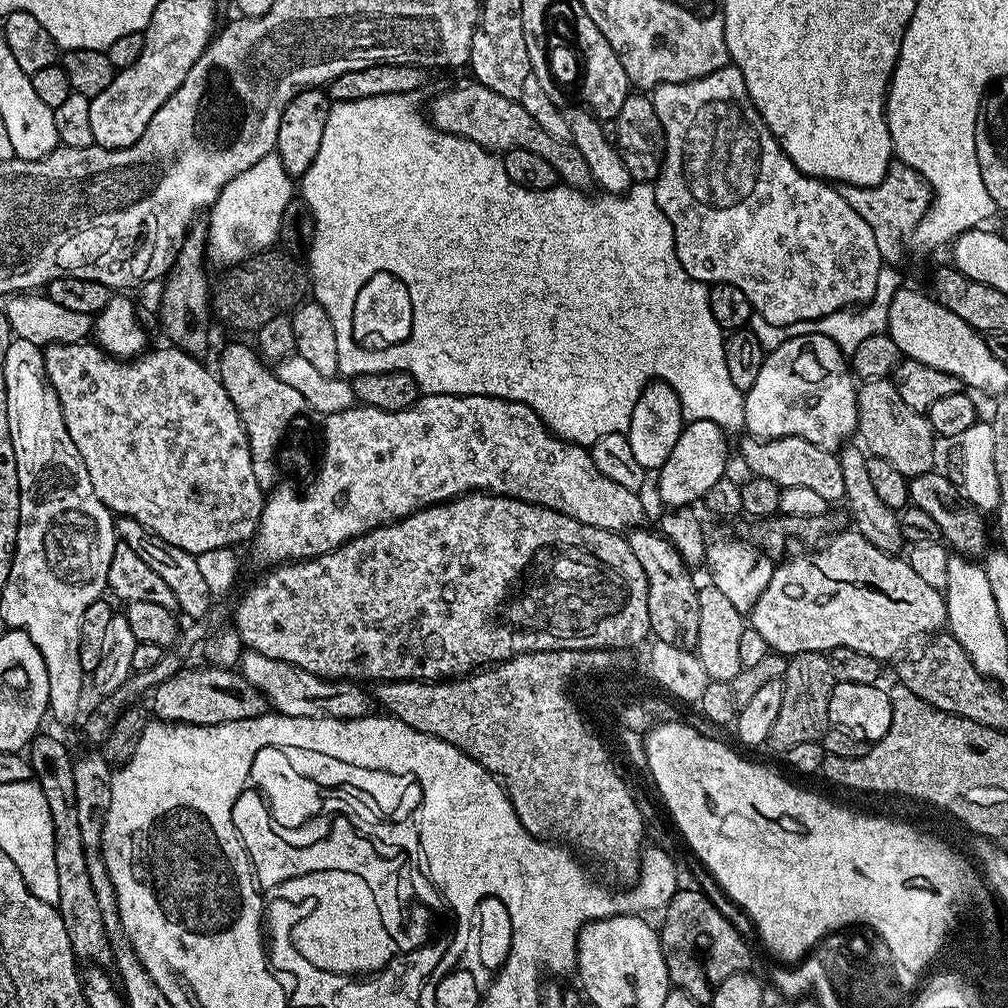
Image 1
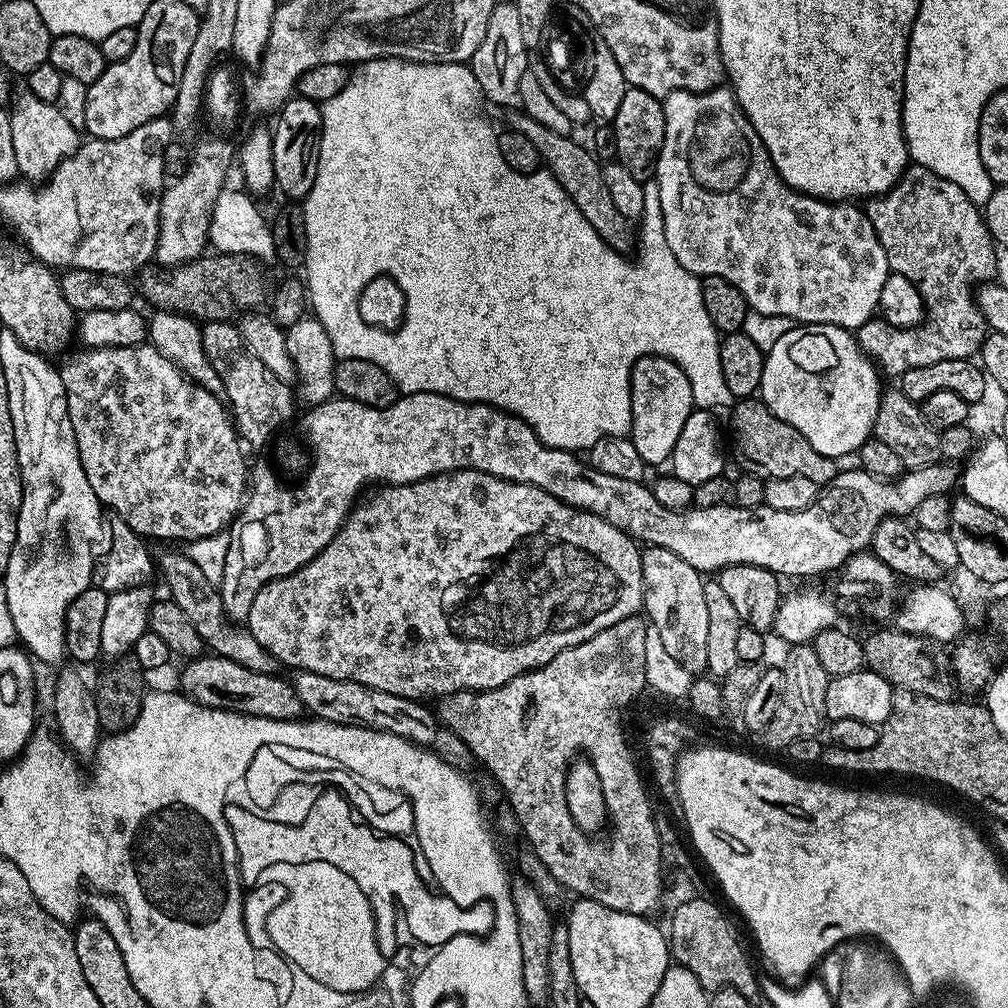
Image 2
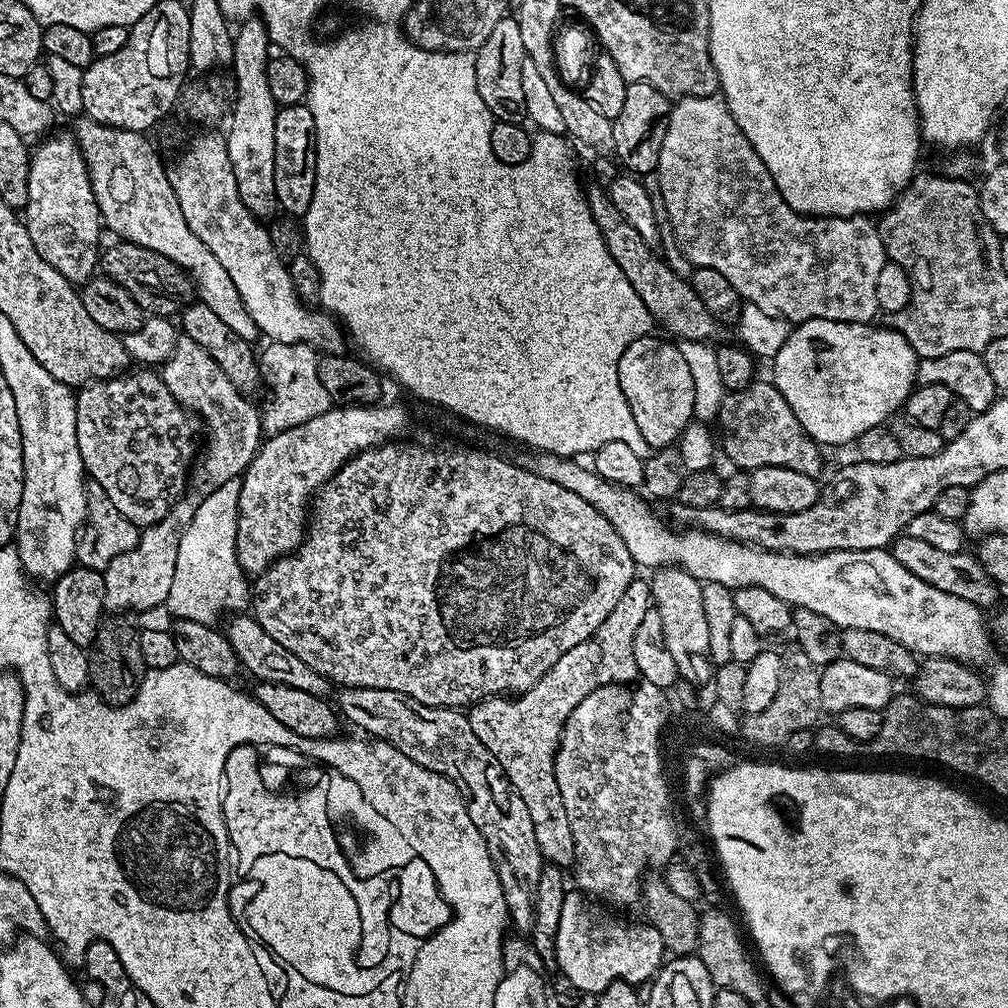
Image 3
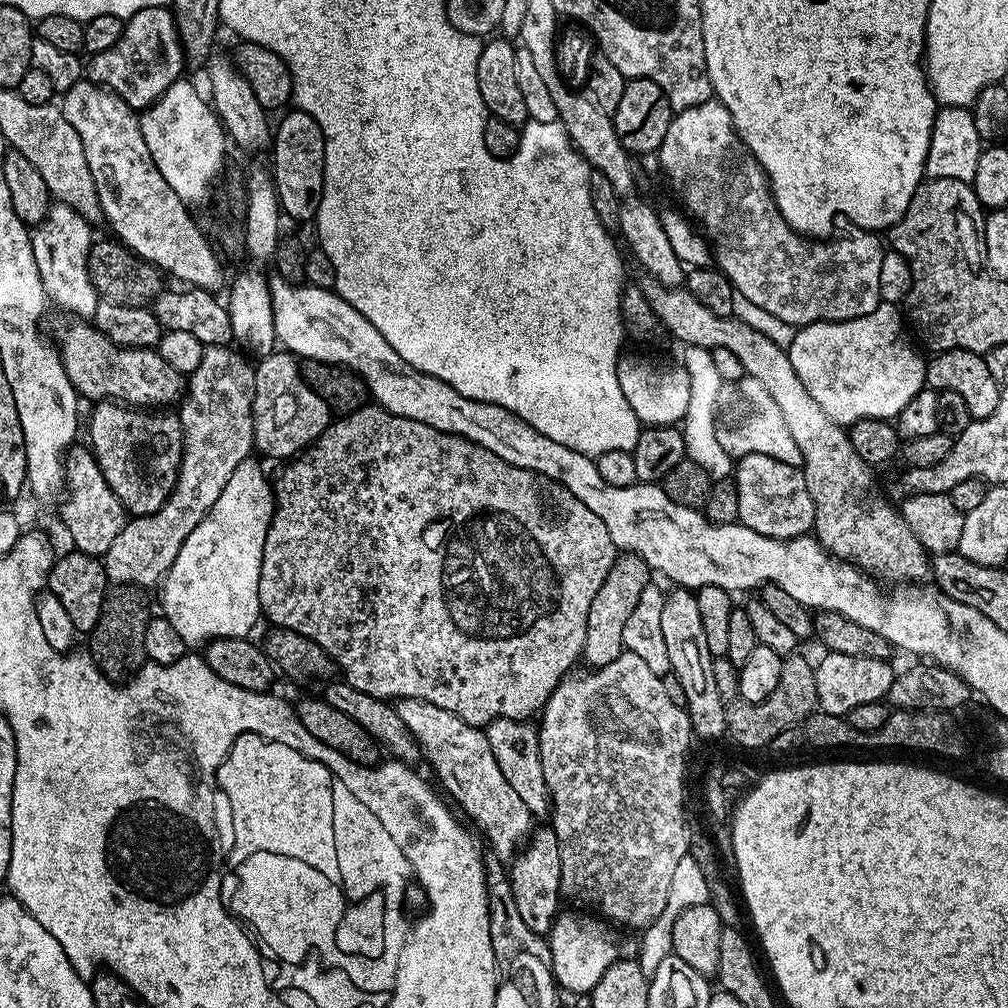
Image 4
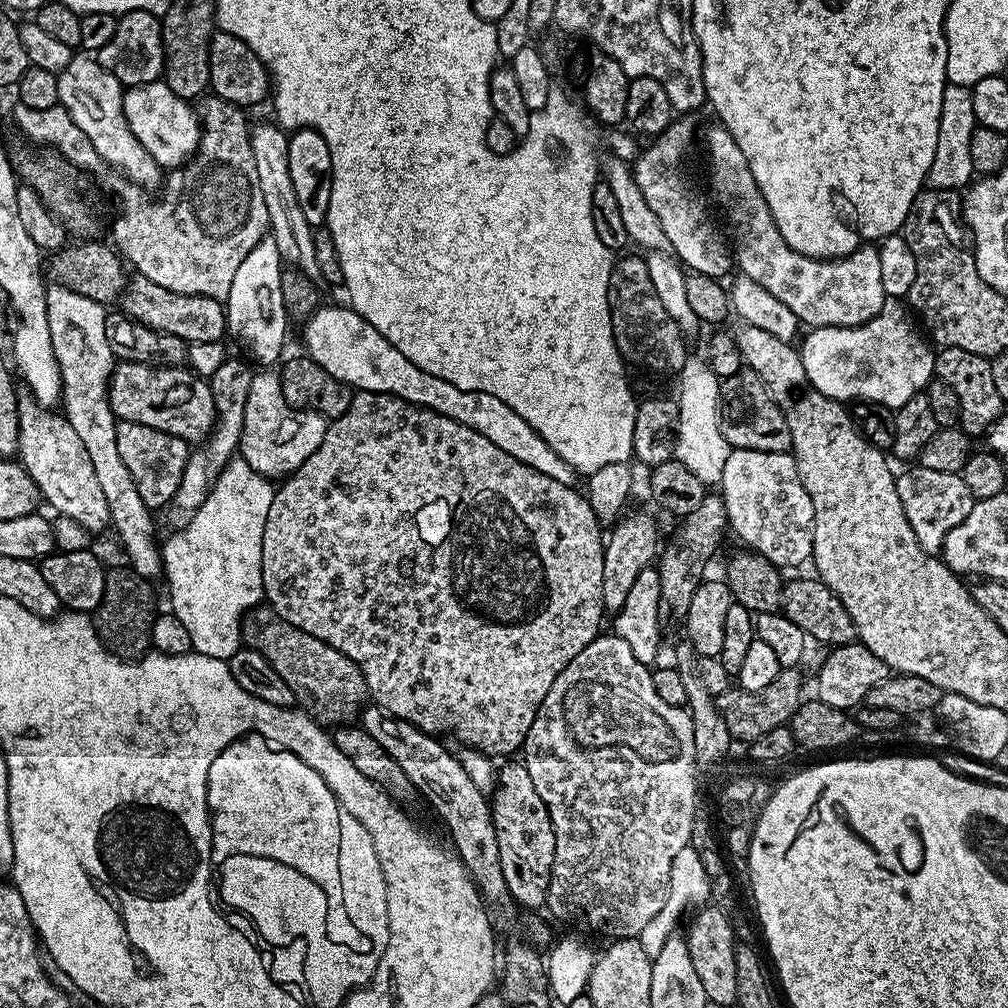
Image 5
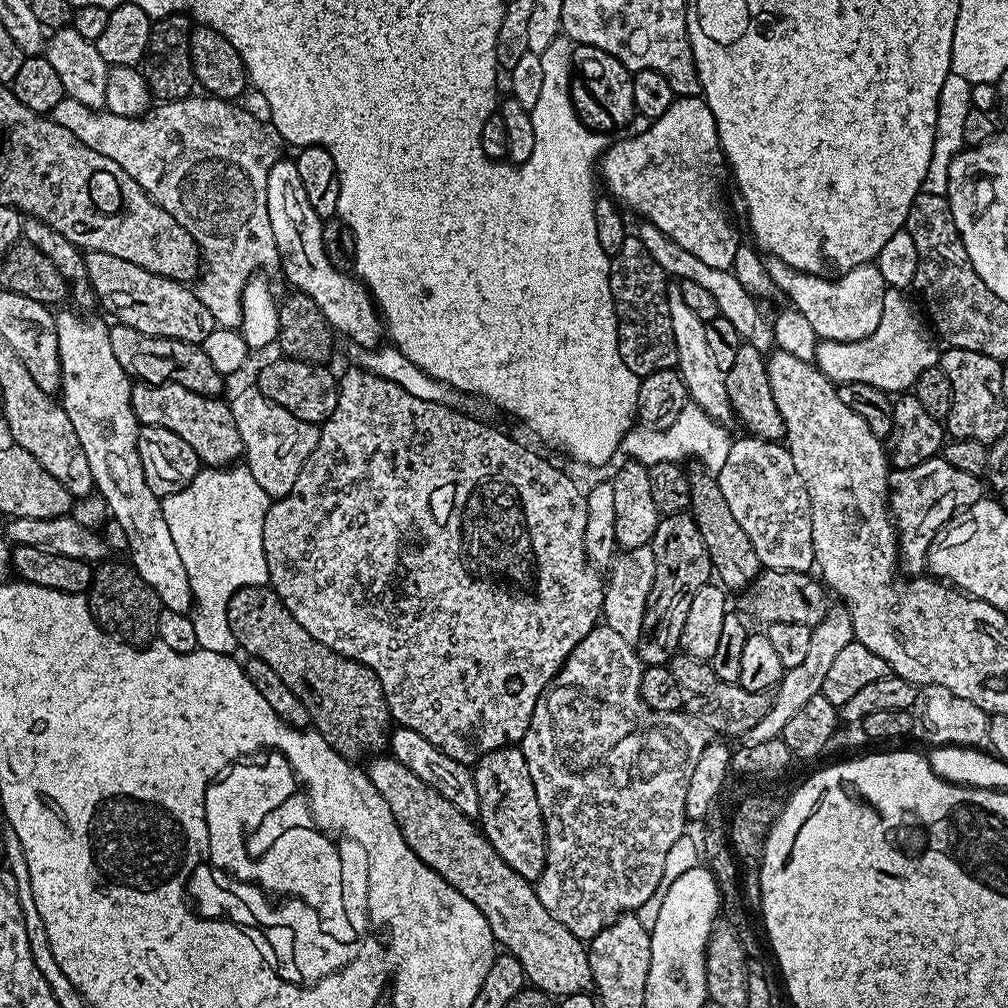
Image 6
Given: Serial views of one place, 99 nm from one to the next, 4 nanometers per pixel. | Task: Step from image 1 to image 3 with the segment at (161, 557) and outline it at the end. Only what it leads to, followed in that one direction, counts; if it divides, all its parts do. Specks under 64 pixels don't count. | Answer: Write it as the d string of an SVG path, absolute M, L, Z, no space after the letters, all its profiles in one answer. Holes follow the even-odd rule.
M250 614L233 615L228 626L224 628L225 636L234 647L235 656L238 657L241 667L255 677L259 683L274 682L276 685L293 686L296 690L303 690L315 697L327 699L332 690L332 683L324 676L318 674L306 662L295 657L290 650L279 645L270 634L262 630L261 624Z

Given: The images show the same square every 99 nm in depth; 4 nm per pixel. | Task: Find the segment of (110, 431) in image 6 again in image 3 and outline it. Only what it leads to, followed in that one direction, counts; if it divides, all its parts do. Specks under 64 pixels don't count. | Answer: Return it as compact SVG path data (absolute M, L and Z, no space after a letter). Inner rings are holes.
M75 135L51 136L41 139L37 143L41 144L31 149L30 194L28 206L22 212L22 219L28 225L30 242L34 242L34 250L38 250L38 254L42 254L42 258L46 258L46 262L50 262L50 266L54 266L54 270L62 274L62 278L66 278L71 284L83 286L97 275L98 265L102 260L100 211L92 193L88 167L84 165L84 155L80 153Z

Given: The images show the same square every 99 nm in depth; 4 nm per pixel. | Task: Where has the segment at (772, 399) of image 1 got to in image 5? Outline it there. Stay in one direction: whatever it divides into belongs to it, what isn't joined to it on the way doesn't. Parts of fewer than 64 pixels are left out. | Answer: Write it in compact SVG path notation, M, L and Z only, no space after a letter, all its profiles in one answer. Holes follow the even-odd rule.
M888 298L877 316L851 331L838 326L811 329L804 345L799 345L798 348L802 366L806 366L806 378L831 400L881 404L893 410L901 408L903 404L910 402L910 398L921 395L936 375L936 352L933 345L923 335L920 337L916 333L917 325L914 320L912 325L911 319L913 317L903 299Z

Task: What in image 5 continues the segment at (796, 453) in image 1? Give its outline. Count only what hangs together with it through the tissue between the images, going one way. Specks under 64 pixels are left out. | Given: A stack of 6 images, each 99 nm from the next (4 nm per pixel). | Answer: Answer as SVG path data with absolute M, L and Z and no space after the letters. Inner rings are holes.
M747 366L720 381L720 429L729 449L787 452L792 446L790 426L786 426L782 410L766 390L762 378Z

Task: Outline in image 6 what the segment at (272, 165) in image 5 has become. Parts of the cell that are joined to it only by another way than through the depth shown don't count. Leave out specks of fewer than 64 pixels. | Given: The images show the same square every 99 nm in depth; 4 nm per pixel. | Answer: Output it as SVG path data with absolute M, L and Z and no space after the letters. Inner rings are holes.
M281 158L269 172L266 198L270 210L270 226L274 226L274 242L280 251L279 267L284 268L284 276L292 283L291 287L297 292L314 298L318 310L326 314L328 324L337 333L349 336L359 347L371 350L381 343L382 320L378 315L378 305L372 298L372 293L364 287L355 275L349 274L345 269L336 268L326 254L326 246L322 242L323 223L318 214L314 214L314 206L310 206L310 198L306 198L306 189L302 187L302 178L298 178L298 166L295 159Z

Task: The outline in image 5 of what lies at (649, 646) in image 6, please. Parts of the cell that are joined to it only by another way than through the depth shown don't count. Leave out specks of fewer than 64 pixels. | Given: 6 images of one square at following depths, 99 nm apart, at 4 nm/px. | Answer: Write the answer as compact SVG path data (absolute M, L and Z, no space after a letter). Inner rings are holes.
M708 494L704 498L702 502L699 503L697 507L690 513L686 514L680 521L680 529L676 532L676 541L673 542L672 545L669 546L668 549L663 549L662 555L658 560L658 571L660 573L660 605L658 606L658 614L660 615L661 621L668 622L668 619L671 616L677 616L677 618L683 618L688 614L688 607L690 606L690 598L694 598L694 590L701 584L702 577L705 575L704 567L708 564L708 559L711 558L712 555L716 552L716 547L720 544L720 539L723 538L724 532L726 533L726 529L728 528L728 515L726 514L726 506L724 505L724 500L718 494Z

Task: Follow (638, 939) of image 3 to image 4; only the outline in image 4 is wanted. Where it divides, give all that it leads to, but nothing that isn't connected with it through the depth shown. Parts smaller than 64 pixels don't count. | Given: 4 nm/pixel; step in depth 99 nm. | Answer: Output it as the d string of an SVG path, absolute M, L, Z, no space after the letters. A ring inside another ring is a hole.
M584 910L576 911L580 912L561 911L553 922L546 941L552 955L551 970L555 983L563 991L565 988L566 991L572 992L571 994L588 994L602 978L602 974L621 959L620 936L615 932L617 929L607 919L596 914L587 916L588 912Z

